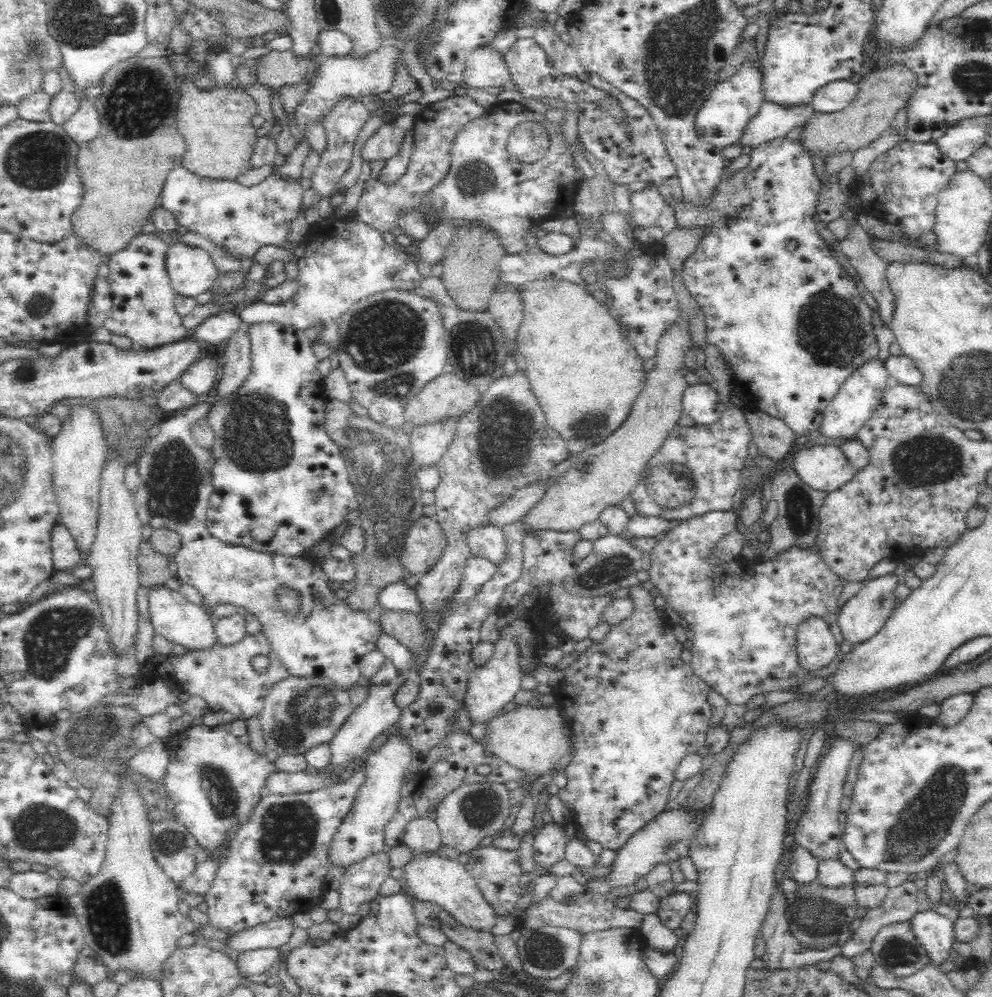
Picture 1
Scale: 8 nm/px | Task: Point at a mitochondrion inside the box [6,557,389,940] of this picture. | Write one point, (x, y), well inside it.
(49, 642)

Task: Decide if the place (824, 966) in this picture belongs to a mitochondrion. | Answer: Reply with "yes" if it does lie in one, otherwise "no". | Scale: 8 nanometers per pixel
no

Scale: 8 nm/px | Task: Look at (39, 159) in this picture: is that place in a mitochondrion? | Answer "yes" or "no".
yes

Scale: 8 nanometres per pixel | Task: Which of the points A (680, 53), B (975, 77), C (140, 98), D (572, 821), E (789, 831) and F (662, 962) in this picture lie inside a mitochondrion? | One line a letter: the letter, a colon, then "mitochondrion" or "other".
A: mitochondrion
B: mitochondrion
C: mitochondrion
D: other
E: other
F: other

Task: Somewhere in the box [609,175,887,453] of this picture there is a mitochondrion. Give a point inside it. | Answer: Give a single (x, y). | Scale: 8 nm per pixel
(831, 330)

